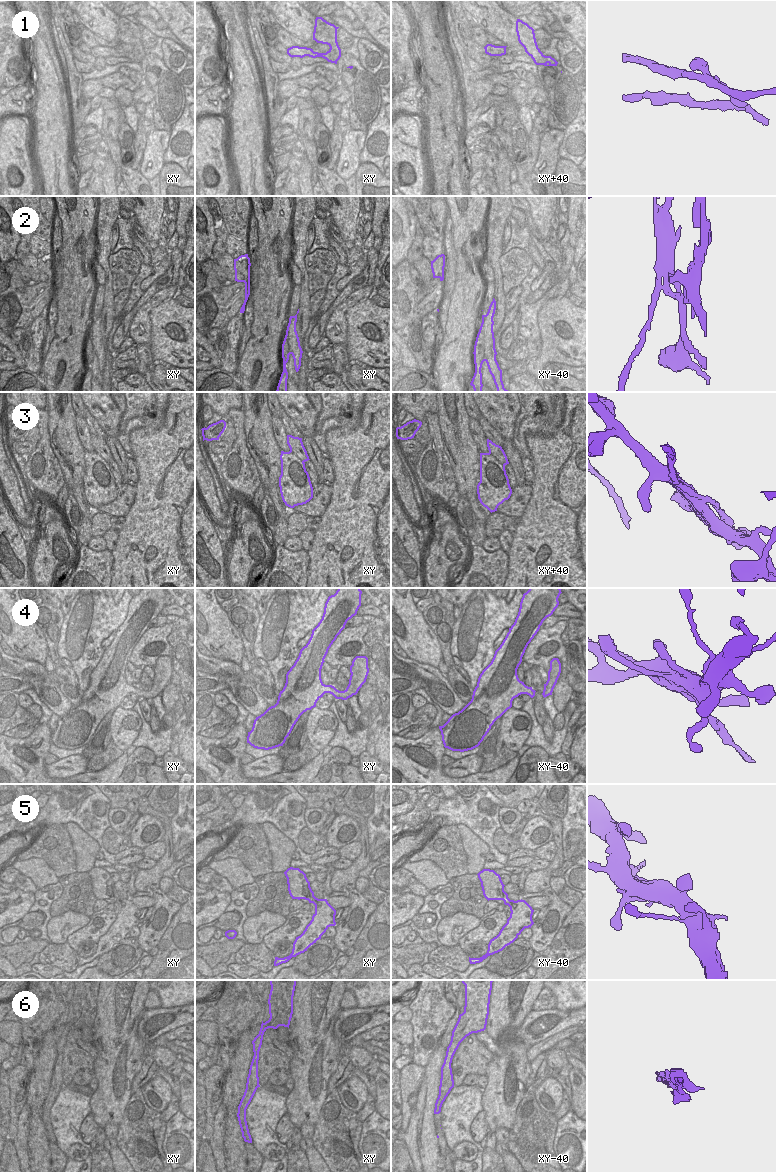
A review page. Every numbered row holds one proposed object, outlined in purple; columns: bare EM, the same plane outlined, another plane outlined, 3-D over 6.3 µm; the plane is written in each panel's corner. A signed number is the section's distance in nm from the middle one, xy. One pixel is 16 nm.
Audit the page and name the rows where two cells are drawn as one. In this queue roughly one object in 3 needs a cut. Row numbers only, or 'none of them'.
1, 2, 3, 6

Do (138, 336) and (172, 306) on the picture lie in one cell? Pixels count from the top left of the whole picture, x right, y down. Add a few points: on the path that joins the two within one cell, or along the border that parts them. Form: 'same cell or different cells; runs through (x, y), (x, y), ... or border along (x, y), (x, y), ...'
different cells; border along (162, 303), (150, 312), (149, 342)

